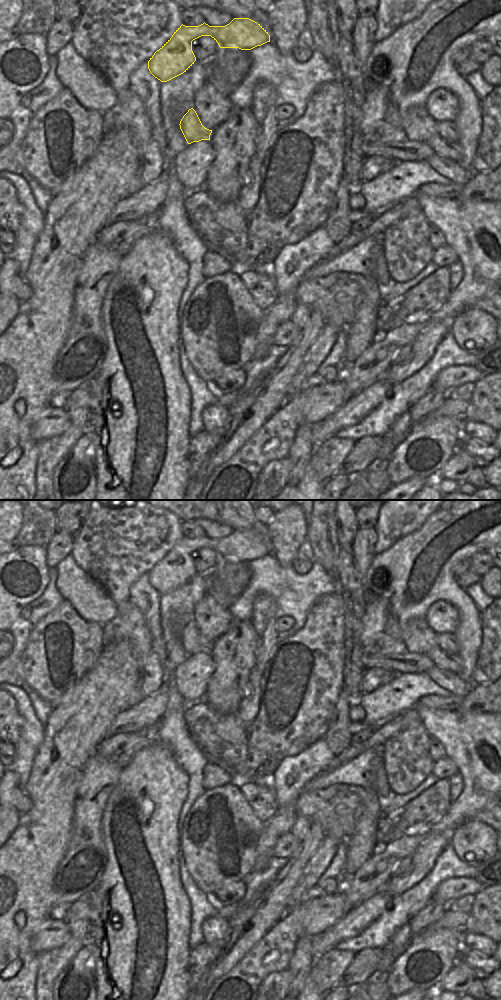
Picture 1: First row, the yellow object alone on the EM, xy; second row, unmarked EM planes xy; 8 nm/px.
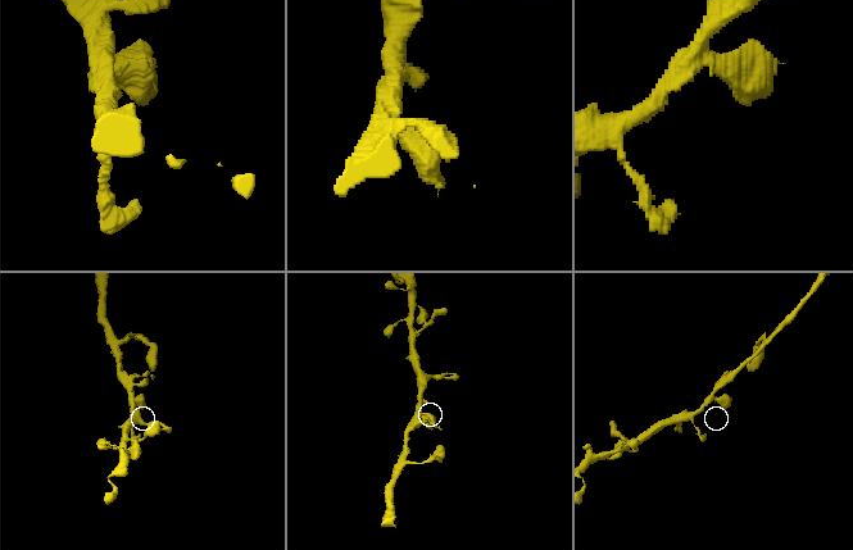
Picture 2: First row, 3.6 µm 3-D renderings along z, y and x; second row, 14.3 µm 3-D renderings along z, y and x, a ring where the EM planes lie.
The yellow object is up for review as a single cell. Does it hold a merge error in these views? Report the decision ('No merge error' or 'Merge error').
No merge error

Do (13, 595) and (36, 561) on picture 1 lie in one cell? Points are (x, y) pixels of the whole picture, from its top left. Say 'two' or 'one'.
one

